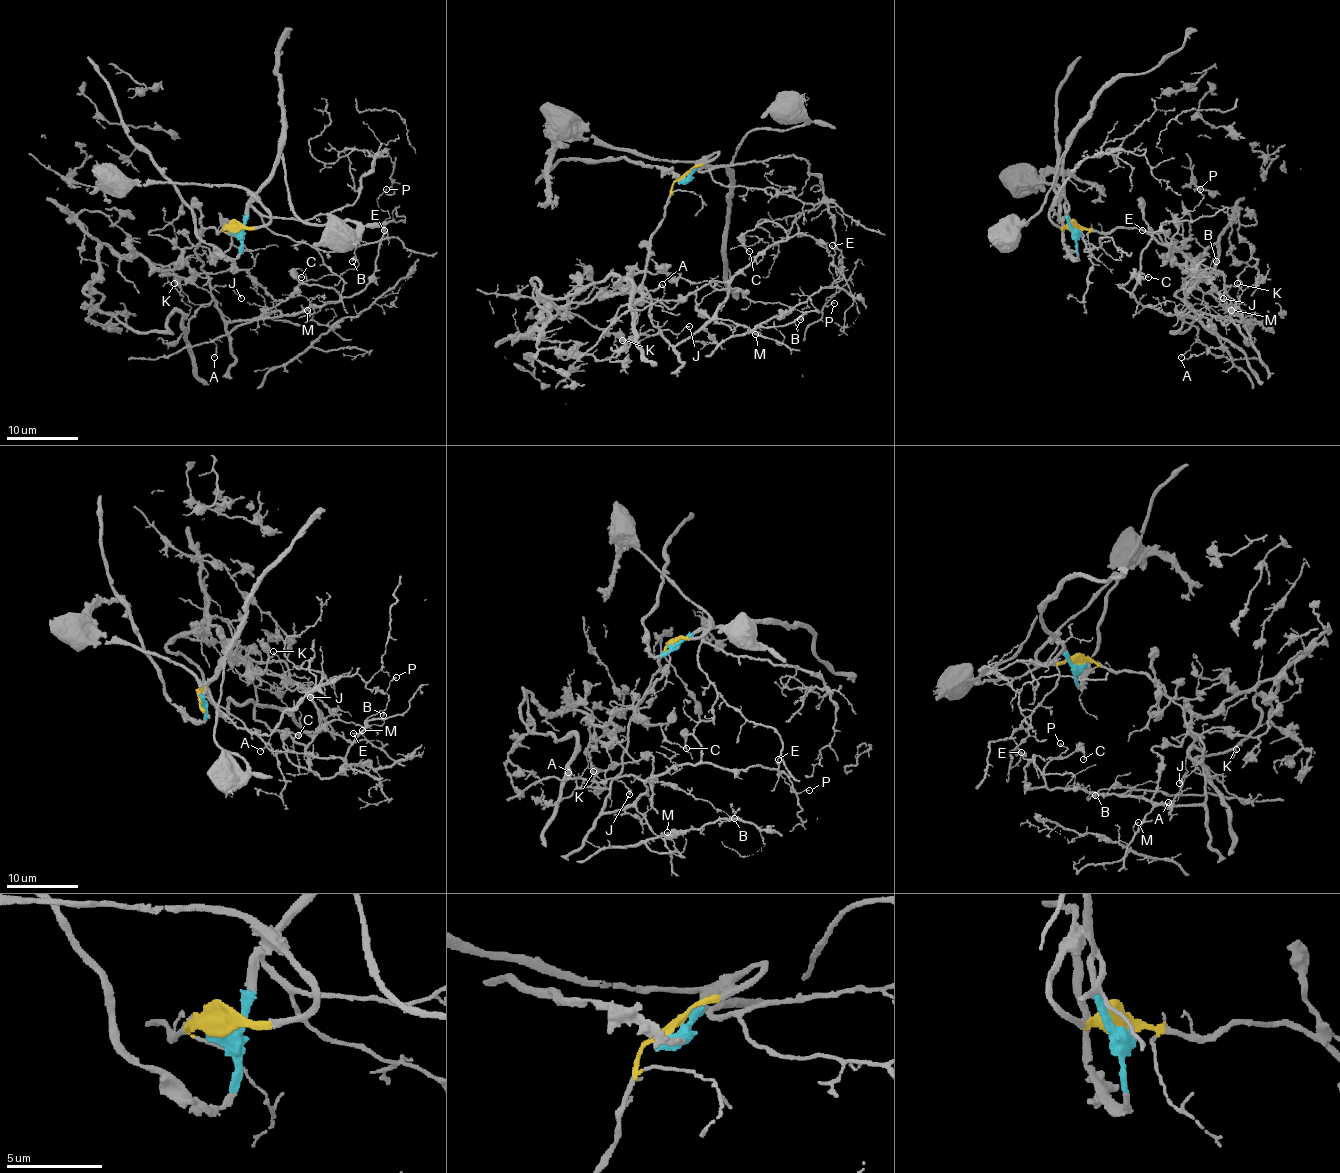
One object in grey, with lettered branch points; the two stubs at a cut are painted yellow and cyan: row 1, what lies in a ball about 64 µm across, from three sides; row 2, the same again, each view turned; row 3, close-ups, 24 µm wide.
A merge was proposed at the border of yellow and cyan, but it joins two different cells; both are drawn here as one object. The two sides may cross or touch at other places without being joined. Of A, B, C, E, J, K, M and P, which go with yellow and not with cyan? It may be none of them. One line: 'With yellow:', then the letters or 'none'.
With yellow: A, B, C, E, J, K, M, P

